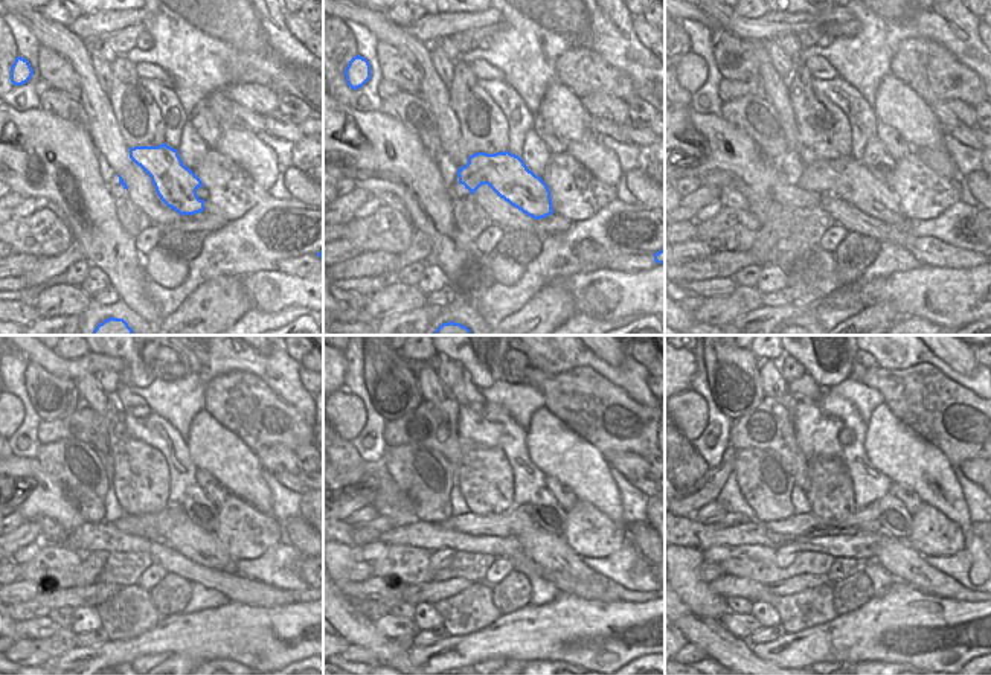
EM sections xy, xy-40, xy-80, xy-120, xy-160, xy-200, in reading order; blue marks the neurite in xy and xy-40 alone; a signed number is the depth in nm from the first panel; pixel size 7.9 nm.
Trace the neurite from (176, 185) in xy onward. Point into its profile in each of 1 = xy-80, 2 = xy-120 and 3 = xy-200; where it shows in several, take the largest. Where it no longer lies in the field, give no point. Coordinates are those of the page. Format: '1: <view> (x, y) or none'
1: xy-80 (848, 179)
2: xy-120 (173, 526)
3: xy-200 (897, 556)

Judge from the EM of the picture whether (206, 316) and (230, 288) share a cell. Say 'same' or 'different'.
same

